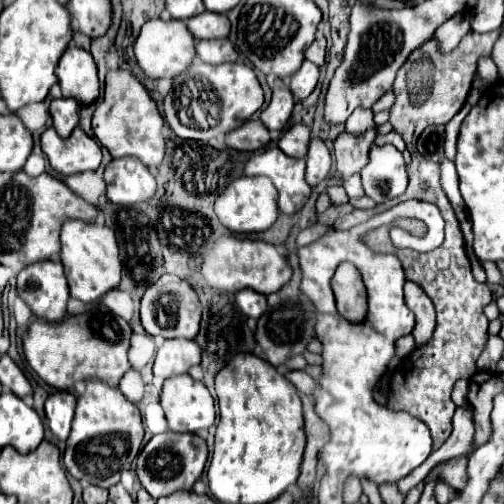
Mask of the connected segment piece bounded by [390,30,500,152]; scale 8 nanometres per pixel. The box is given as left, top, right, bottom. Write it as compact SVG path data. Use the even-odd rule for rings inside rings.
M494 30L488 34L468 32L458 44L458 48L454 48L454 52L450 54L440 54L436 42L430 40L428 44L412 52L408 62L398 70L398 76L394 82L396 102L390 108L390 122L396 128L396 132L404 138L410 152L418 152L416 140L426 126L448 124L452 116L460 112L470 92L478 58L490 56L492 46L498 40L498 36L500 36L500 30Z

